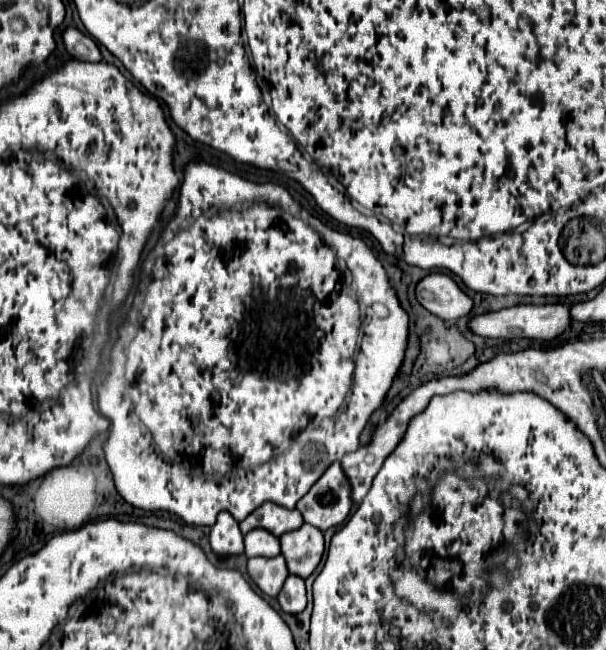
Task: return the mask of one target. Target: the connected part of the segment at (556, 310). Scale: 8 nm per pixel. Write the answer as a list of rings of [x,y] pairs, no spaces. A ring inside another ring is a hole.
[[[563,303],[515,305],[515,307],[507,307],[507,309],[495,311],[495,313],[477,315],[469,323],[473,333],[477,333],[481,337],[499,337],[499,339],[517,339],[517,337],[521,337],[521,339],[537,339],[537,341],[553,341],[569,325],[571,325],[569,307],[565,307]]]

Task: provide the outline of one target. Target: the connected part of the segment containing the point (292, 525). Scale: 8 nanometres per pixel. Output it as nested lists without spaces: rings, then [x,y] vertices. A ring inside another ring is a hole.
[[[263,503],[255,513],[251,513],[245,521],[239,523],[243,535],[259,527],[259,529],[273,533],[275,537],[281,537],[287,531],[295,531],[301,525],[303,525],[303,517],[297,509],[289,511],[275,503]]]

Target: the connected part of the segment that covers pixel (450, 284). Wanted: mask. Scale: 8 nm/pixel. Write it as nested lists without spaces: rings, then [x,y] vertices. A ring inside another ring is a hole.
[[[431,273],[417,285],[417,301],[443,321],[457,321],[471,313],[473,299],[443,273]]]

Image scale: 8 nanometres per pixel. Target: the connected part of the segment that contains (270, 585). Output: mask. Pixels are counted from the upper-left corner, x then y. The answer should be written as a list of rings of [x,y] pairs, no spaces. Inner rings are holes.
[[[279,555],[275,559],[253,557],[247,561],[247,573],[253,579],[253,583],[269,597],[277,597],[285,579],[289,577],[283,555]]]

